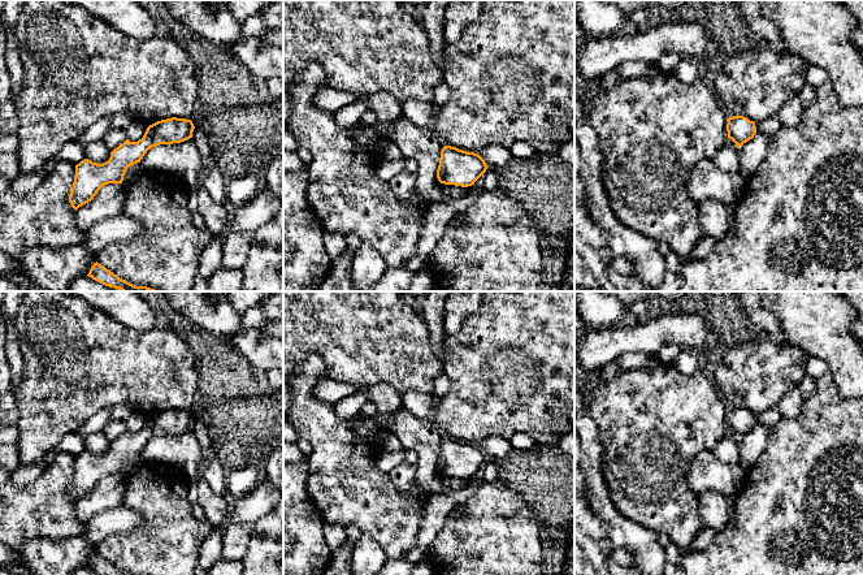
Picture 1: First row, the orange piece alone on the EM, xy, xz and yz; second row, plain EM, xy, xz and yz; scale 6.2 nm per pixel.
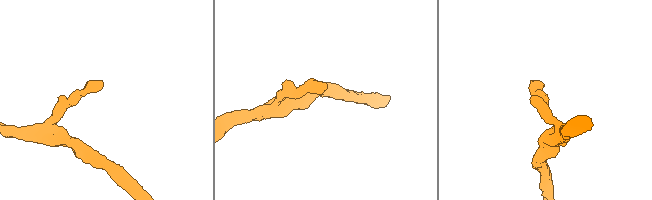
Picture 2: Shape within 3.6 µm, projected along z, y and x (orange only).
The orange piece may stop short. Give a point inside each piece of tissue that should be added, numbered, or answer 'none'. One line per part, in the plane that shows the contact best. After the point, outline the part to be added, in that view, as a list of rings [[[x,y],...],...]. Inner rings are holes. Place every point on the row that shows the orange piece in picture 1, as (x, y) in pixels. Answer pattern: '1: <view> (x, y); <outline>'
none

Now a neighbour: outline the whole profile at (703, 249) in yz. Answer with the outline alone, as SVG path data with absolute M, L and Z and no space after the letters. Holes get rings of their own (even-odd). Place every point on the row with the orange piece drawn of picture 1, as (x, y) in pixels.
M703 235L699 243L693 250L690 261L698 261L707 258L712 252L715 245L716 241L714 238Z

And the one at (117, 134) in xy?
M127 112L110 116L110 129L101 138L108 150L113 151L127 139L127 129L133 121Z

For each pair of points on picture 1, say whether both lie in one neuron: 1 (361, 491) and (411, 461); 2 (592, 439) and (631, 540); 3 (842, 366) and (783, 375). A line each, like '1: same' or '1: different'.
1: different
2: same
3: different

